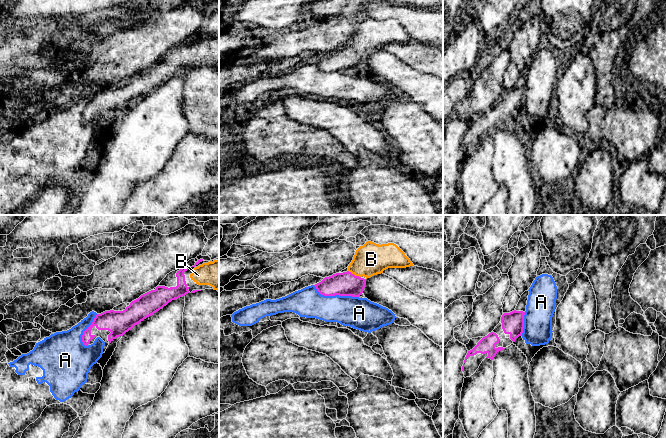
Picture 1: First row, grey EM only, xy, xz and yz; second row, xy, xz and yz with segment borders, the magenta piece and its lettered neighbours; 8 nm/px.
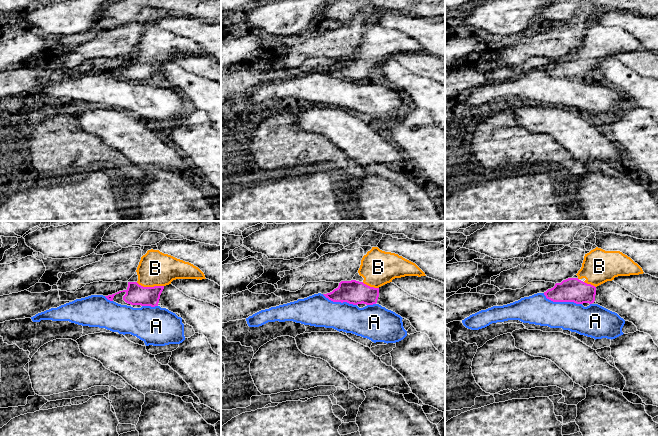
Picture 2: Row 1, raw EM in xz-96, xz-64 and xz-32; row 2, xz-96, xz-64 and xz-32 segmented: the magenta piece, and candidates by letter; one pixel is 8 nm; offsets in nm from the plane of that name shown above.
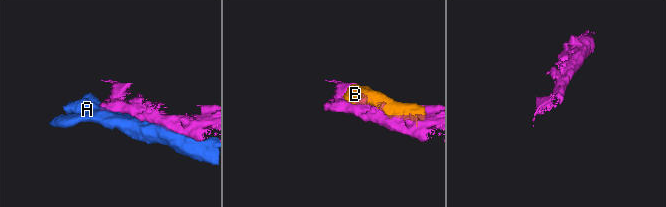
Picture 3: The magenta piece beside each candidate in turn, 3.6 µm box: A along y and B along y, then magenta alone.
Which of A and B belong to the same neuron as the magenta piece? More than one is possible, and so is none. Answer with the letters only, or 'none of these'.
B

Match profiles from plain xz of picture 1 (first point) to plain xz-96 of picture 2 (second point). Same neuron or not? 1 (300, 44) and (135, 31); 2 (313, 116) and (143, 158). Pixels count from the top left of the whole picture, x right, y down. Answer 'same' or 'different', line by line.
1: same
2: same

